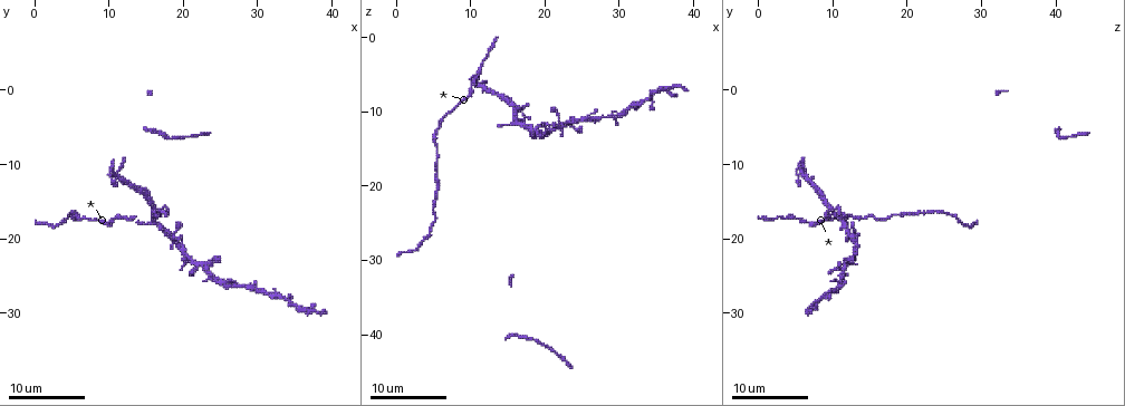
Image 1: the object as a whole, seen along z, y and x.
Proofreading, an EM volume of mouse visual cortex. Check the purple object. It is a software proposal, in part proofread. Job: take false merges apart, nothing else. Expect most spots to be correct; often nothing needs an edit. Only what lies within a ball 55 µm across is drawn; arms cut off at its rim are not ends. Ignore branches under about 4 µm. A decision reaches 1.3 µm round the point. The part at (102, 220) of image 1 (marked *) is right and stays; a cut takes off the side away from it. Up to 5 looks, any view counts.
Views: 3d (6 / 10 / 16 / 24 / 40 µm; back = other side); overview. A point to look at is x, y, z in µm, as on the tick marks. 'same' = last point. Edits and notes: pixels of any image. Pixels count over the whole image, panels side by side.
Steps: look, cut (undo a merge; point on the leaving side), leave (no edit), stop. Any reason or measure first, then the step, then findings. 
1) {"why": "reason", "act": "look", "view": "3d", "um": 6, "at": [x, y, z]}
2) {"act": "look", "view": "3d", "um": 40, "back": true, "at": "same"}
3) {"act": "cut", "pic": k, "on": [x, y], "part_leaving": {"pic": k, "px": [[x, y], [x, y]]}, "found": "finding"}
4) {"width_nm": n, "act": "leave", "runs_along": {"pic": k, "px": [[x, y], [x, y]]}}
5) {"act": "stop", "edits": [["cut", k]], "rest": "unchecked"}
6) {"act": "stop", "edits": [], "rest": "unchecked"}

{"why": "four or more arms meet", "act": "look", "view": "3d", "um": 16, "at": [22.5, 23.5, 12.0]}

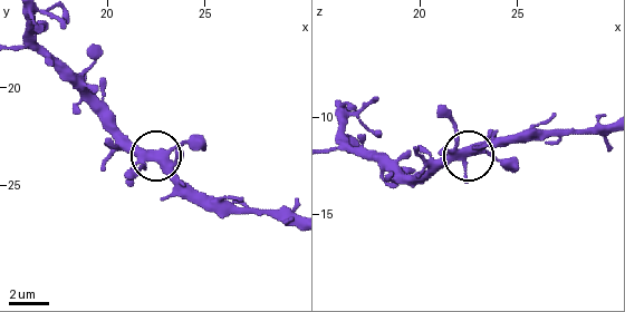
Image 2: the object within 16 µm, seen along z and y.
{"act": "look", "view": "3d", "um": 6, "at": [22.2, 23.7, 11.8]}

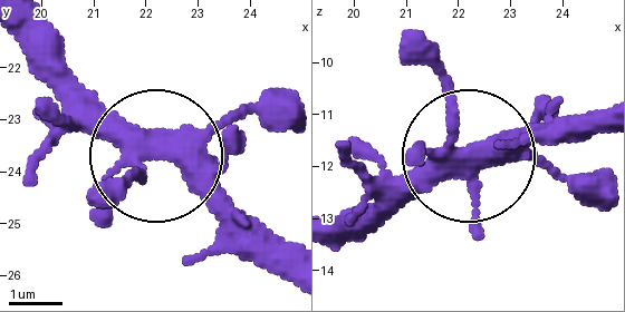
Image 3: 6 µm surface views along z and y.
{"act": "leave", "runs_along": {"pic": 3, "px": [[19, 21], [148, 150], [117, 189]]}, "found": "one neuron here"}

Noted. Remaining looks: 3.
{"why": "a narrow waist", "act": "look", "view": "3d", "um": 16, "at": [28.0, 26.5, 10.5]}

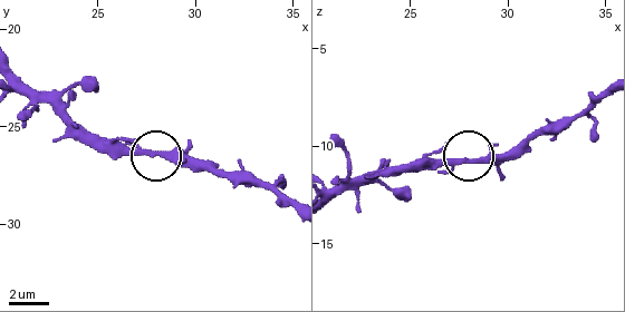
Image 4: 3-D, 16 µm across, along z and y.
{"act": "look", "view": "3d", "um": 10, "at": [28.1, 26.5, 10.8]}

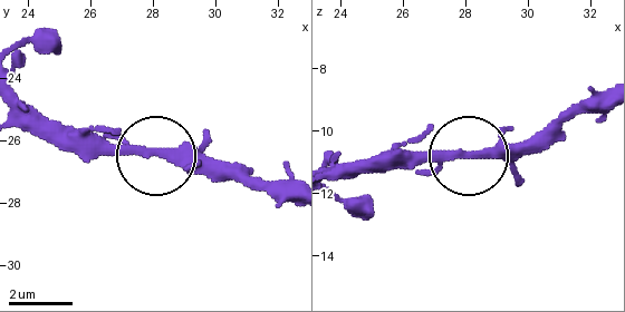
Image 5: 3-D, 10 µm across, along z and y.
{"act": "leave", "runs_along": {"pic": 5, "px": [[18, 91], [49, 118], [114, 145], [231, 164]]}, "found": "all the same neuron"}

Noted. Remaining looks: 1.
{"act": "stop", "edits": [], "rest": "unchecked"}

